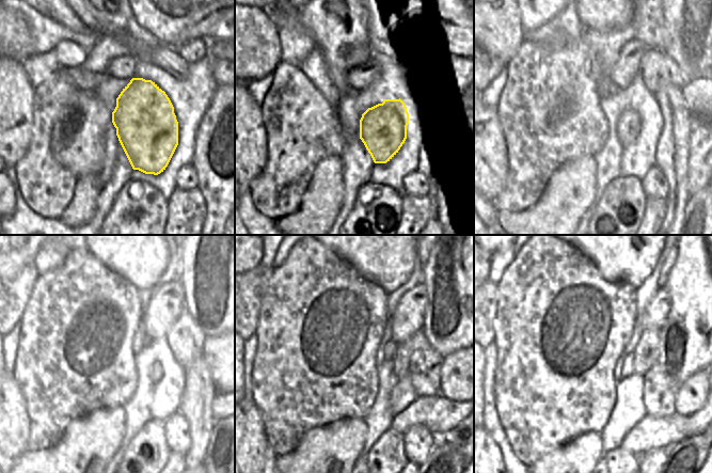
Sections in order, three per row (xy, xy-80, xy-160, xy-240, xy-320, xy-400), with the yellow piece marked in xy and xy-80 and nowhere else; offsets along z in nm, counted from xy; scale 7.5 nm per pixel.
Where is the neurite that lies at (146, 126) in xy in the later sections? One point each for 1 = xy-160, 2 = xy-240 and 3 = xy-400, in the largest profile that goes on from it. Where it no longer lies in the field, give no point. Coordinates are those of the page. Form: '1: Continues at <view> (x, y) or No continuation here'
1: Continues at xy-160 (629, 126)
2: Continues at xy-240 (156, 371)
3: Continues at xy-400 (647, 352).

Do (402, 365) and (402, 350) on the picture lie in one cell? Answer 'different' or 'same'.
same

